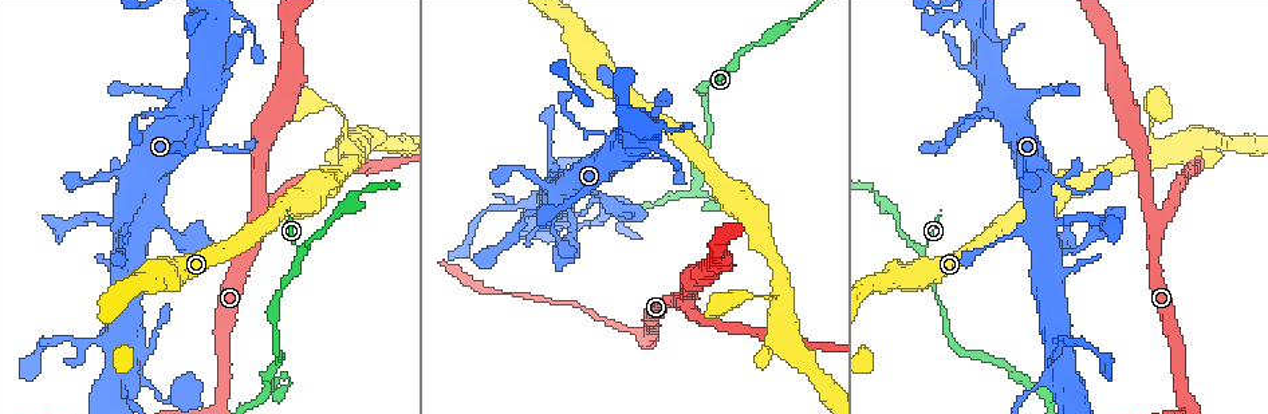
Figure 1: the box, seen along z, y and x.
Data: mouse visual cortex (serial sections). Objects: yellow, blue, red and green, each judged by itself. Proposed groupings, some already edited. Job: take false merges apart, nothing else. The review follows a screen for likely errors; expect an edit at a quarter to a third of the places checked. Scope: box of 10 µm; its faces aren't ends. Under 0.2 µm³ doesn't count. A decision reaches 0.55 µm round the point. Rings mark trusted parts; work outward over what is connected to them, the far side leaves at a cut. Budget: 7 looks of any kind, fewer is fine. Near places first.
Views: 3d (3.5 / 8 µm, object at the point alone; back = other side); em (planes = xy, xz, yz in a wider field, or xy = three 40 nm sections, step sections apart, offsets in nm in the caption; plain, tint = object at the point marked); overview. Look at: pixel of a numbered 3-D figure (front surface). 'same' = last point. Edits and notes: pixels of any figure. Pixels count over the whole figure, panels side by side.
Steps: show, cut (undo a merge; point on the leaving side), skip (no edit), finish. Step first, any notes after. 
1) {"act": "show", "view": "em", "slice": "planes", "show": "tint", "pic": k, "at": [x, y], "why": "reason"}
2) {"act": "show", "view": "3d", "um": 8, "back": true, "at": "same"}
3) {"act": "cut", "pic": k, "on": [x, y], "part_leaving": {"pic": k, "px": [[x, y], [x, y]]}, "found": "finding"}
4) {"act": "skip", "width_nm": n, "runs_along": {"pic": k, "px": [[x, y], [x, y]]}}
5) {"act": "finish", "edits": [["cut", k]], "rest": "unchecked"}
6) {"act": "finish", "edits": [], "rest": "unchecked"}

{"act": "show", "view": "3d", "um": 3.5, "back": true, "pic": 1, "at": [686, 302], "why": "three-way junction"}

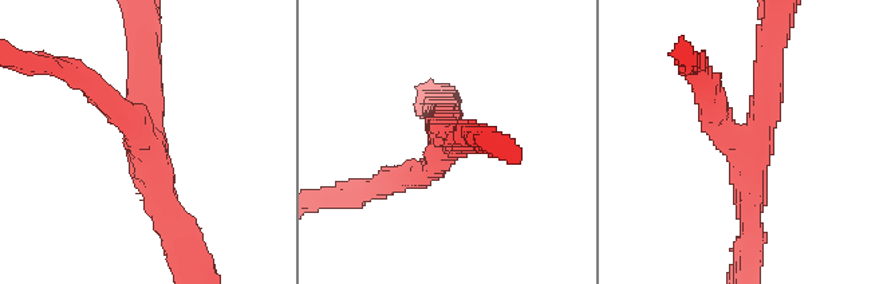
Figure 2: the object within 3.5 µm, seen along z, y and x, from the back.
{"act": "show", "view": "em", "slice": "xy", "step": 5, "show": "tint", "pic": 2, "at": [749, 157], "arms": 3, "arm_widths_nm": [300, 300, 400], "why": "now the EM"}

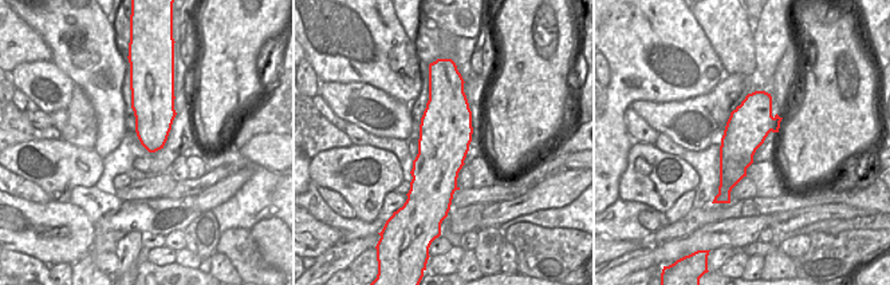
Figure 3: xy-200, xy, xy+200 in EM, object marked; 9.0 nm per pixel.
{"act": "skip", "width_nm": 480, "runs_along": {"pic": 2, "px": [[178, 243], [146, 153], [146, 70]]}, "found": "all the same cell"}

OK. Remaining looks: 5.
{"act": "show", "view": "3d", "um": 3.5, "back": true, "pic": 1, "at": [345, 141], "why": "a fork"}

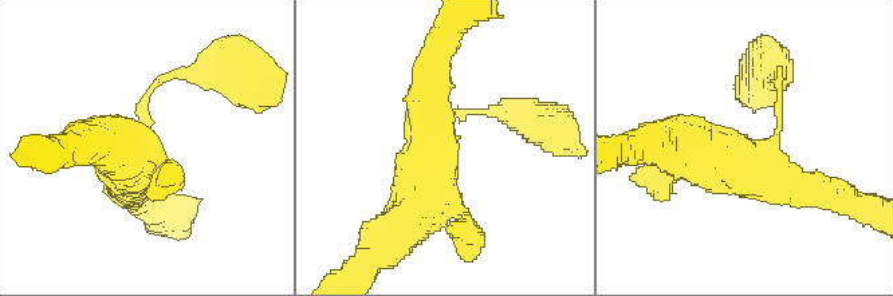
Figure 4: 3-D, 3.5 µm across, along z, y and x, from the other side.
{"act": "show", "view": "em", "slice": "xy", "step": 3, "show": "tint", "pic": 4, "at": [440, 126], "arms": 3, "arm_widths_nm": [100, 350, 700]}

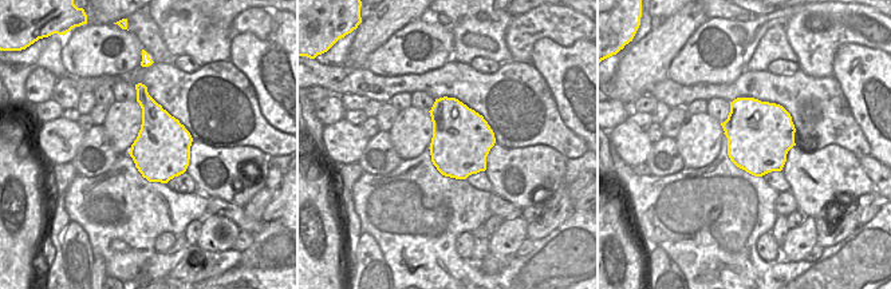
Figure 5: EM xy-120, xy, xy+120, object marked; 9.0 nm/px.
{"act": "skip", "runs_along": {"pic": 4, "px": [[840, 198], [677, 145]]}, "found": "one cell here"}

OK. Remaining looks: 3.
{"act": "show", "view": "3d", "um": 8, "pic": 1, "at": [123, 380], "why": "looks like a crossing"}

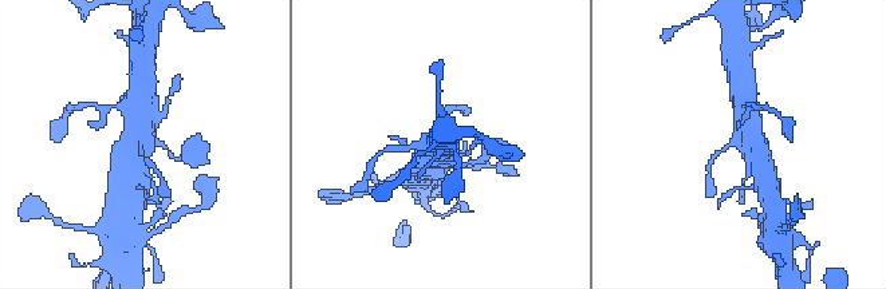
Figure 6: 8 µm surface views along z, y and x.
{"act": "show", "view": "em", "slice": "xy", "step": 5, "show": "tint", "at": "same", "why": "now the EM"}

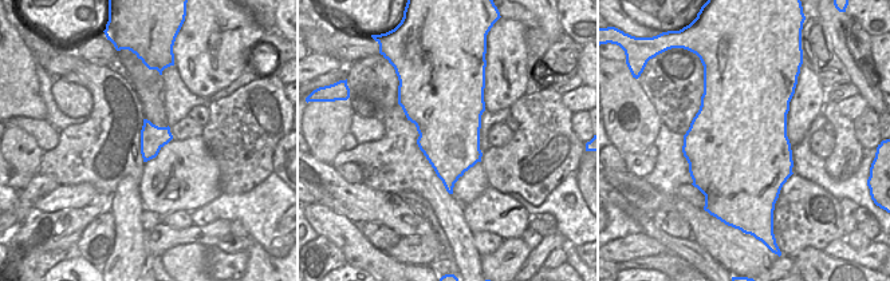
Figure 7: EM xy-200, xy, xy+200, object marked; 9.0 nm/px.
{"act": "skip", "width_nm": 600, "runs_along": {"pic": 6, "px": [[745, 105], [755, 154], [766, 173]]}, "found": "continuous, no second cell"}

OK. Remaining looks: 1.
{"act": "finish", "edits": [], "rest": "unchecked"}

